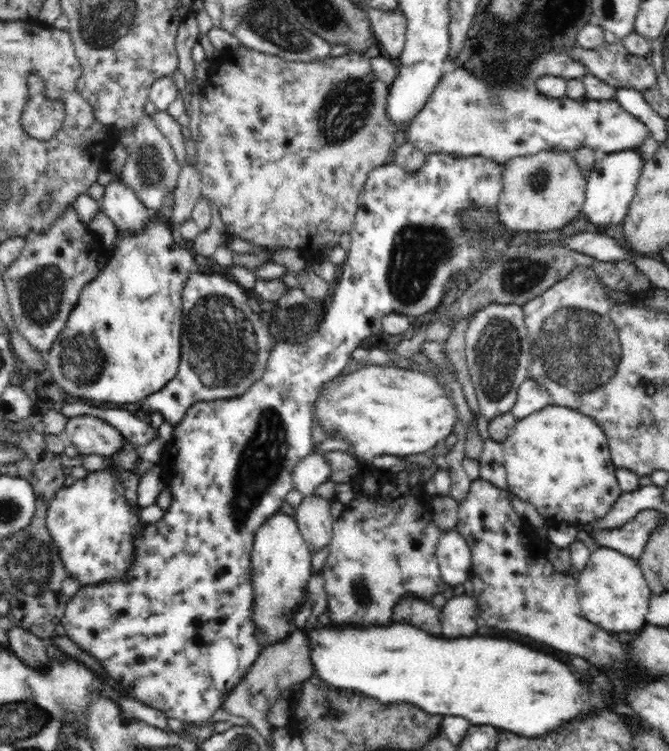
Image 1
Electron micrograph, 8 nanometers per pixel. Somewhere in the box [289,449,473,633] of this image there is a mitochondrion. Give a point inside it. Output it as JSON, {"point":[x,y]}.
{"point":[360,590]}

